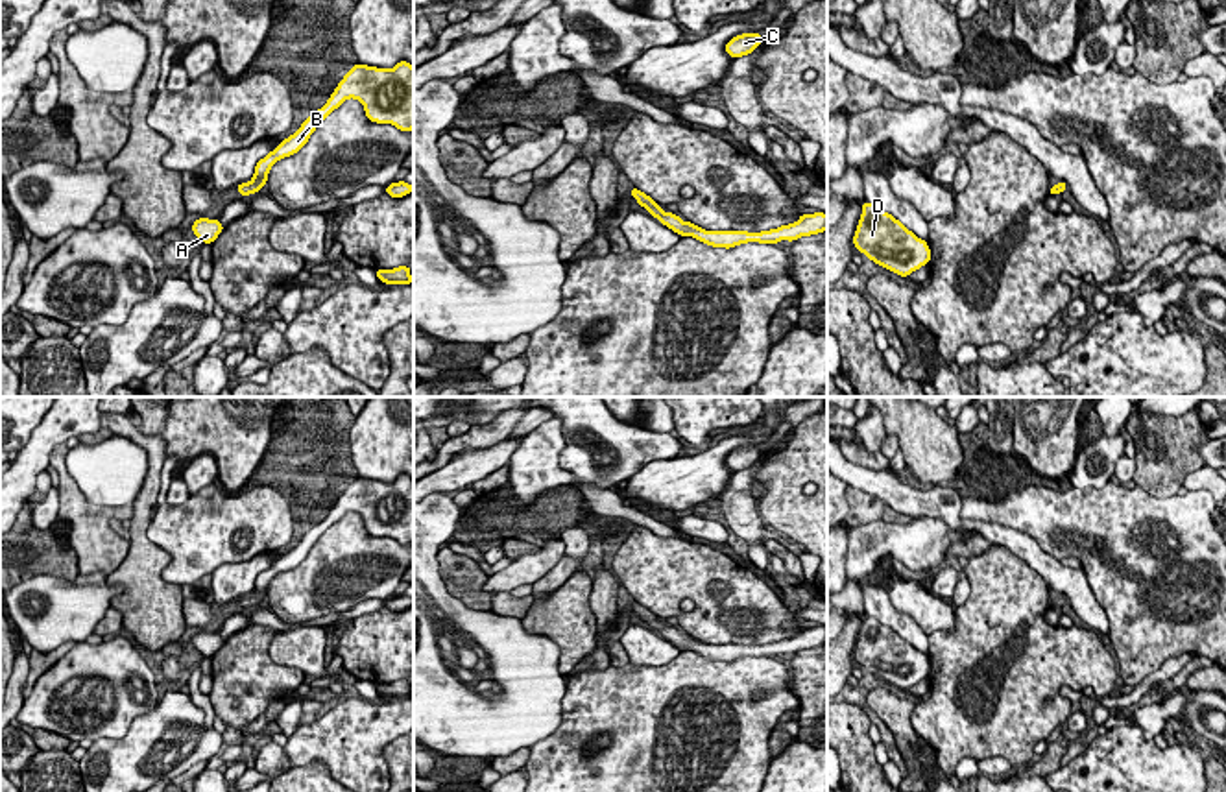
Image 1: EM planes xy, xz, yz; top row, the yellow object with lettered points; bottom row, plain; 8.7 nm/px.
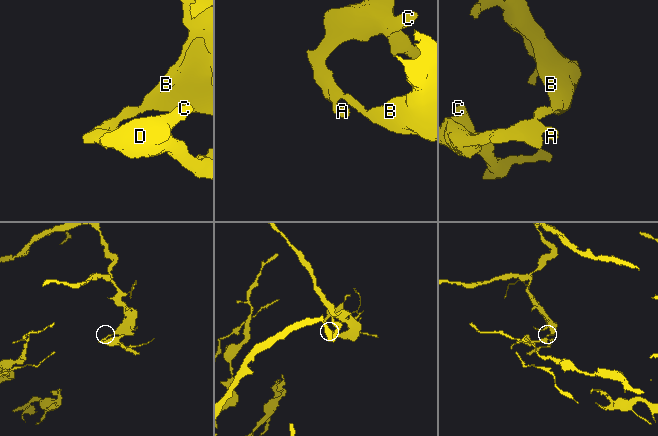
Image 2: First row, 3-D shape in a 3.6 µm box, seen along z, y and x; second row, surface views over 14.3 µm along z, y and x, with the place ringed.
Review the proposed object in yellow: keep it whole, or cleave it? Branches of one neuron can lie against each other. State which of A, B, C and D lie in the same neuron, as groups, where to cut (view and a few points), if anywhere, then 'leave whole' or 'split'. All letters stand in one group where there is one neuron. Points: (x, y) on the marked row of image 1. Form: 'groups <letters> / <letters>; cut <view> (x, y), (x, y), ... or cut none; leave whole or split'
groups A B C D; cut none; leave whole

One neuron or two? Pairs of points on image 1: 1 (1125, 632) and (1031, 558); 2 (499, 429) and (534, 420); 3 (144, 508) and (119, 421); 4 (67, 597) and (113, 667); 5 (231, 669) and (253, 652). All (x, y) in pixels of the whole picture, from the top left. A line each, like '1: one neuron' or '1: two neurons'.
1: two neurons
2: two neurons
3: one neuron
4: two neurons
5: one neuron

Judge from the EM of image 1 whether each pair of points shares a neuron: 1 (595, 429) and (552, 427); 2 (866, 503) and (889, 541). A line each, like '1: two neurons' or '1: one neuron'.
1: two neurons
2: two neurons

